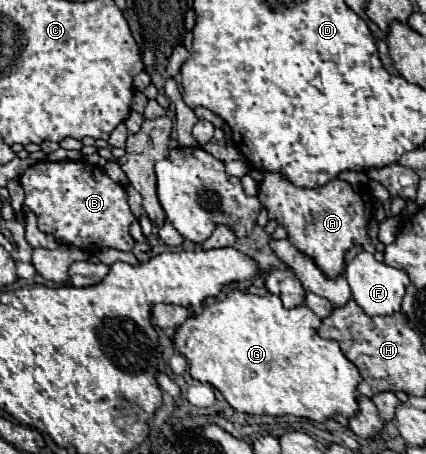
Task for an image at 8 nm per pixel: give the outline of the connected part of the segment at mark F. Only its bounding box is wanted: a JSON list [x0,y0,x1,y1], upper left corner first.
[346,252,410,316]

